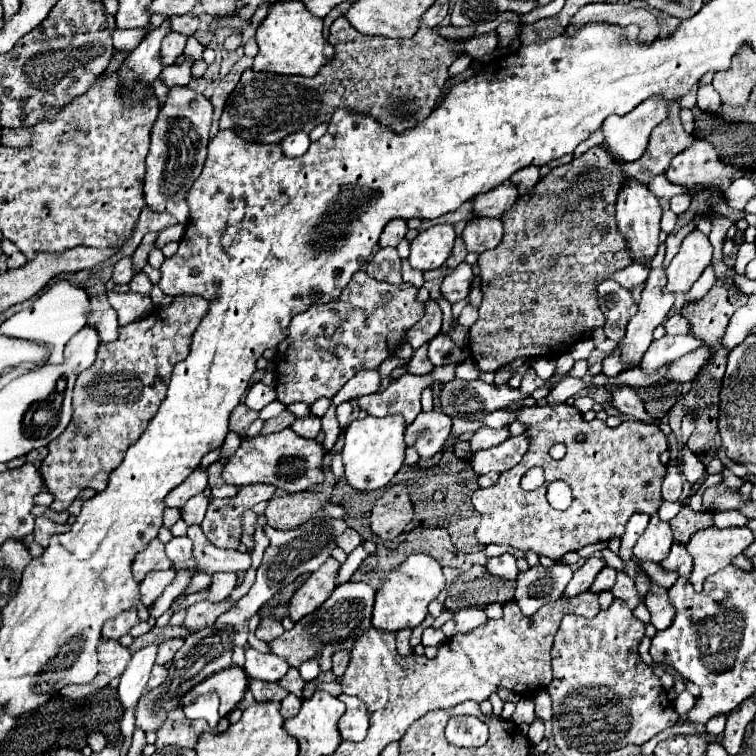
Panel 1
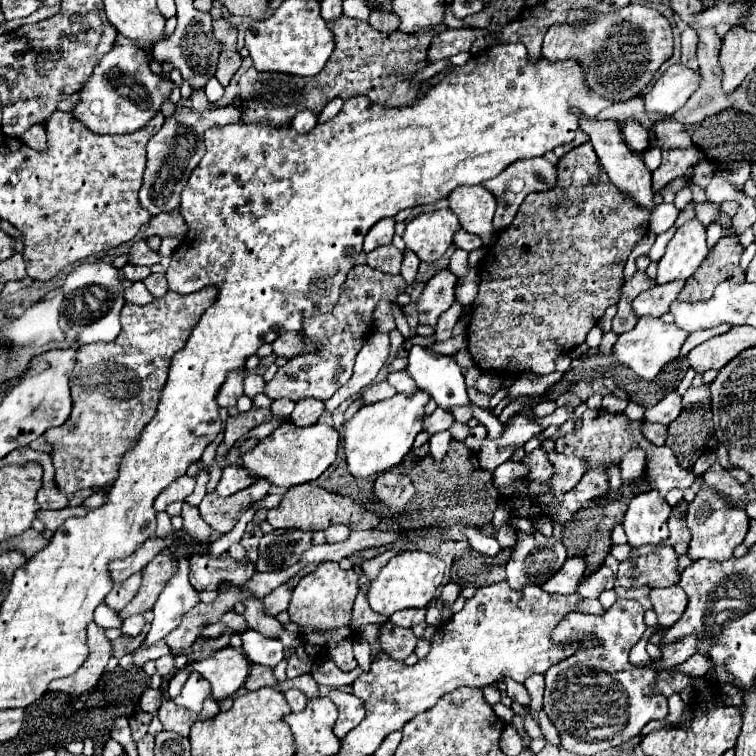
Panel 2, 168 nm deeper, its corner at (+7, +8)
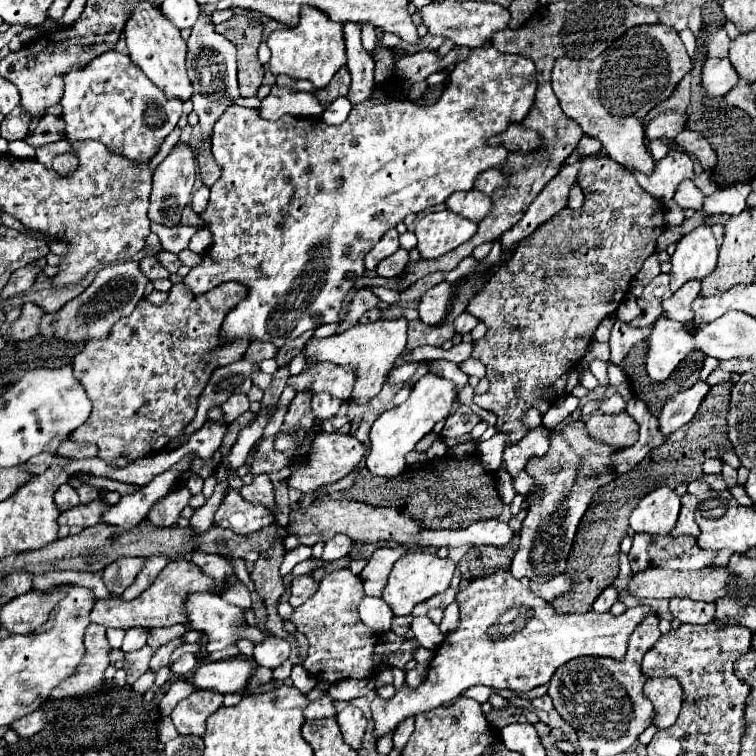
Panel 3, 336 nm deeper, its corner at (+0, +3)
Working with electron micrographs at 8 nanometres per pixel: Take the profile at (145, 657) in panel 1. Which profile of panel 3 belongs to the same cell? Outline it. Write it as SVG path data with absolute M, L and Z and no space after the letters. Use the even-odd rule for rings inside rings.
M192 593L186 597L186 617L186 629L202 631L210 639L213 646L206 648L208 653L236 643L236 627L246 625L242 609L216 593Z

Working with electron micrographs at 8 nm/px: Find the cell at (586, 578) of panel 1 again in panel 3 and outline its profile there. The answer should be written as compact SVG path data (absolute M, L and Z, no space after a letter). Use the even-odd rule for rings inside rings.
M558 575L546 583L532 583L530 587L538 597L546 601L554 601L554 597L562 597L562 593L570 591L570 579L566 575Z

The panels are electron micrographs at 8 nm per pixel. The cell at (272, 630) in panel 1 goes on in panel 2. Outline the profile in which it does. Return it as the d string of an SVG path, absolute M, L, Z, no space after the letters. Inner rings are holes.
M287 584L275 588L271 594L267 594L267 598L263 598L263 604L265 604L265 610L271 614L271 616L277 616L279 612L287 610L289 606L289 600L291 600L291 588Z

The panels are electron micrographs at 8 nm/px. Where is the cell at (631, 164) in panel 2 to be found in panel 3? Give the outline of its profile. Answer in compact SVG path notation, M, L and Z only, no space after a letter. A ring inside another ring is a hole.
M664 23L636 25L594 61L566 57L554 61L552 89L562 111L574 119L586 135L598 139L610 159L630 171L650 175L654 173L654 159L644 141L644 117L672 93L690 69L692 61L676 29Z

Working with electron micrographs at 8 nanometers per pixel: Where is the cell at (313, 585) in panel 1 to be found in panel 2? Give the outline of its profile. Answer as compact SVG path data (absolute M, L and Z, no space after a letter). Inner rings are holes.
M337 562L319 564L315 572L301 578L293 590L289 602L291 622L301 626L305 644L311 644L319 658L333 660L343 672L351 672L357 666L353 656L353 630L351 630L351 610L357 596L357 574L353 570L341 570Z

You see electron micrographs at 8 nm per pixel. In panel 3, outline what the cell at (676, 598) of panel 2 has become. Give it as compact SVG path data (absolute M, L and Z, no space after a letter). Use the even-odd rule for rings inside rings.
M670 599L670 613L678 623L706 625L714 619L714 603L692 601L692 599Z

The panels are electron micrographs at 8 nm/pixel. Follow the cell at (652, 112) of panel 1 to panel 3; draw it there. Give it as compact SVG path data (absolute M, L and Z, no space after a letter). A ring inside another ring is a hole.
M708 59L702 69L702 89L712 97L722 97L738 83L738 73L728 59Z

